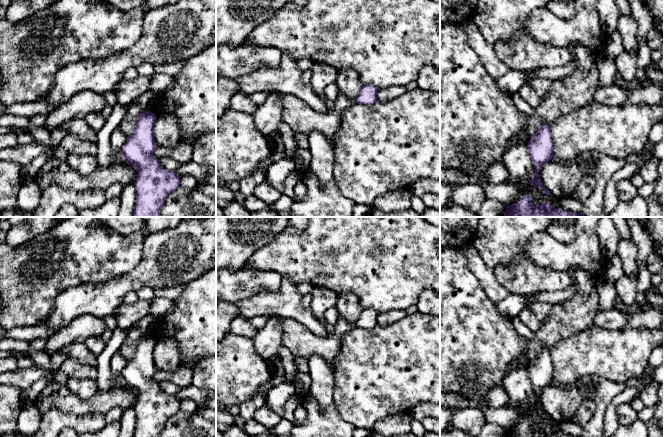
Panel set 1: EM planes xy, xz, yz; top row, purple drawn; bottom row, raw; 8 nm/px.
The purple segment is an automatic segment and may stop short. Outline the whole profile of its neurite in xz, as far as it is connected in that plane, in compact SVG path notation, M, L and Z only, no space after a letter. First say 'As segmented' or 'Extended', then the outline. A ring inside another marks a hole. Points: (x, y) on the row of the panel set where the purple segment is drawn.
As segmented. M371 84L363 85L355 98L355 103L372 105L378 101L378 89Z

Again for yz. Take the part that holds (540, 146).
As segmented. M542 123L539 131L528 141L527 147L535 167L535 173L532 176L533 179L530 182L525 183L541 189L547 196L553 196L551 192L543 185L538 175L541 167L546 162L553 159L553 141L550 125Z

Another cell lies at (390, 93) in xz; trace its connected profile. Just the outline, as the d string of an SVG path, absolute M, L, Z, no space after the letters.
M392 85L385 89L378 90L378 101L387 102L393 100L396 97L401 96L407 91L405 86Z

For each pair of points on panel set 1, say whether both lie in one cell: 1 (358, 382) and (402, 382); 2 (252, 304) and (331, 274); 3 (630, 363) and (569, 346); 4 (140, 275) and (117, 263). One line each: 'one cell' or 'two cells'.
1: one cell
2: two cells
3: one cell
4: two cells

